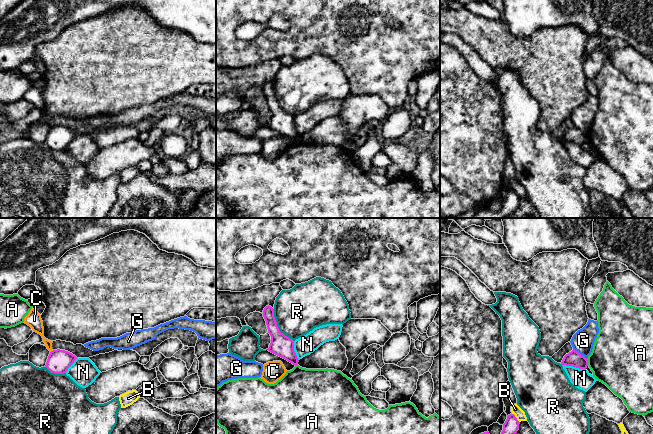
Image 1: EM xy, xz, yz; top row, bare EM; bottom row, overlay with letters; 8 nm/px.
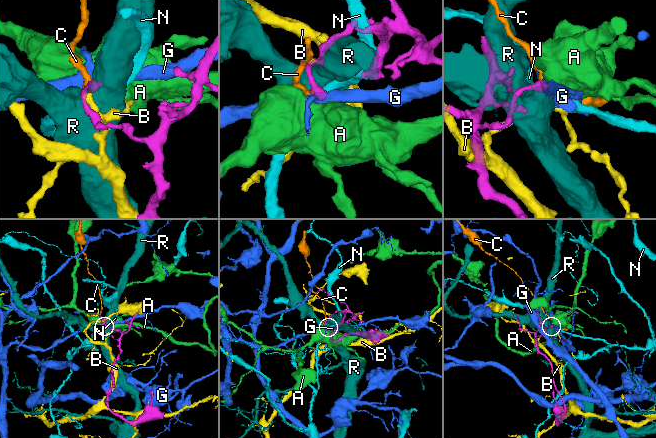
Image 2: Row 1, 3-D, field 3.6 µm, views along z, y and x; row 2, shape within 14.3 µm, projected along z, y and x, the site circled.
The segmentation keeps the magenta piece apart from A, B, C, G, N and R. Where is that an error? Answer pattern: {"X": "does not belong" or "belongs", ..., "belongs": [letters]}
{"A": "does not belong", "B": "does not belong", "C": "does not belong", "G": "does not belong", "N": "does not belong", "R": "does not belong", "belongs": []}

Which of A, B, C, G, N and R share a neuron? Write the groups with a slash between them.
A / B / C / G / N / R

